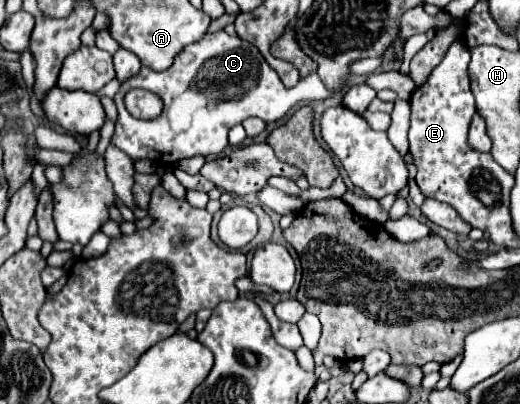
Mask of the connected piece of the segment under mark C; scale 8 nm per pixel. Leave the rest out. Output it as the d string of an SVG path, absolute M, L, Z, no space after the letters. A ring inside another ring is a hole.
M219 31L219 35L205 35L199 43L193 43L181 51L181 55L175 59L173 67L169 71L149 71L147 67L141 69L137 79L131 79L129 83L123 83L119 93L115 95L115 105L119 109L119 123L115 127L115 133L111 137L111 143L117 145L121 151L125 151L133 161L139 159L149 159L155 165L175 165L177 161L185 157L193 157L197 153L201 155L219 155L227 149L227 133L233 125L241 123L247 117L261 117L263 121L277 121L281 119L293 105L299 101L315 101L315 99L325 99L335 95L337 91L327 91L327 87L321 83L317 73L301 79L295 87L285 89L277 73L269 67L269 63L259 55L259 51L251 45L245 43L239 37L231 37L225 31ZM129 89L147 89L157 93L163 99L163 111L159 117L141 121L135 119L131 113L125 109L125 95Z

